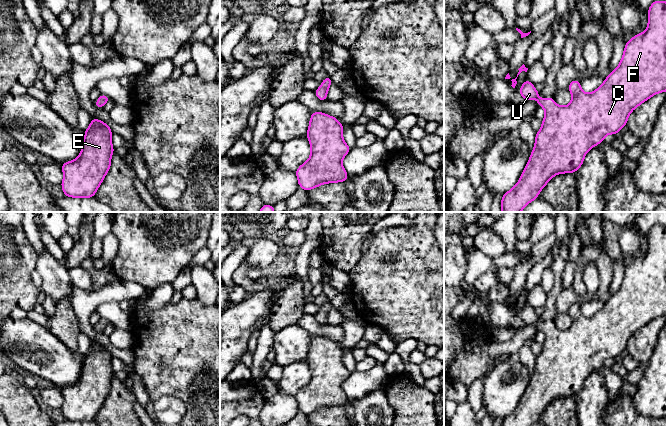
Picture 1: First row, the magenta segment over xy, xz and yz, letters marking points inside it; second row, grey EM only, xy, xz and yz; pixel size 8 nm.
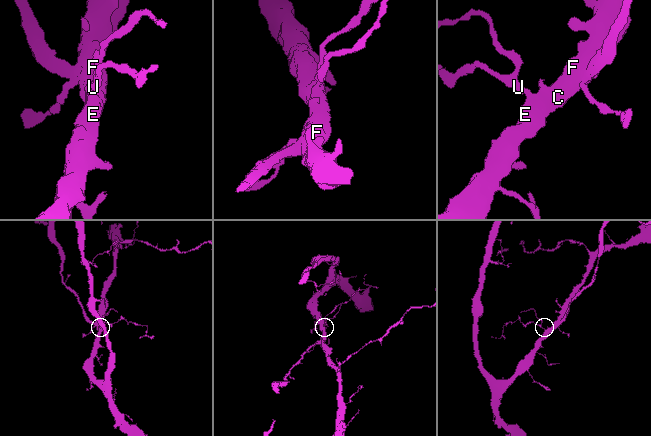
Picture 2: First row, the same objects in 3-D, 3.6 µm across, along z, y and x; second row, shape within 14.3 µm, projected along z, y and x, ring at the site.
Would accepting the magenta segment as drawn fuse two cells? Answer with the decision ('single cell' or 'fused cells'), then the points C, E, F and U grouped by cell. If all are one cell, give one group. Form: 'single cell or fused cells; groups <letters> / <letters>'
single cell; groups C E F U

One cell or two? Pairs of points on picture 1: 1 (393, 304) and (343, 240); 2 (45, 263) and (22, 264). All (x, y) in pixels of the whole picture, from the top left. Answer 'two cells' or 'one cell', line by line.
1: two cells
2: two cells

